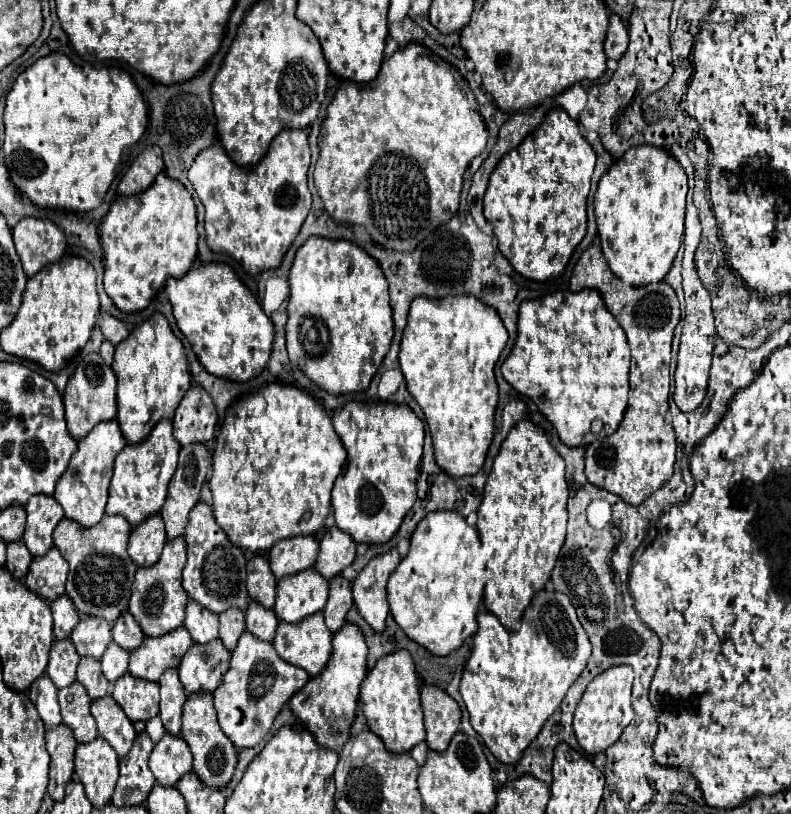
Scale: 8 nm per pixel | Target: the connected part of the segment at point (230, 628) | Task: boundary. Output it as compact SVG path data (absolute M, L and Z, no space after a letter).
M230 608L218 614L220 618L220 640L226 644L228 650L234 650L240 634L244 632L244 610Z

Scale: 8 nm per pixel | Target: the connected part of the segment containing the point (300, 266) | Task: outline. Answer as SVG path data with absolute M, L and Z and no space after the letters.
M310 236L292 262L286 346L290 362L330 394L362 392L390 350L394 320L380 264L348 240Z

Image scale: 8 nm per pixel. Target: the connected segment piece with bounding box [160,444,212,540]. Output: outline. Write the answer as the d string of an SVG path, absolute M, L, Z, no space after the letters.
M188 444L188 446L180 448L178 470L176 470L176 474L170 480L168 498L166 498L166 504L160 510L160 516L166 522L166 536L170 540L184 534L184 528L188 524L188 514L196 506L196 502L200 500L200 488L202 488L202 484L206 480L210 464L212 464L212 454L210 454L210 450L204 444Z

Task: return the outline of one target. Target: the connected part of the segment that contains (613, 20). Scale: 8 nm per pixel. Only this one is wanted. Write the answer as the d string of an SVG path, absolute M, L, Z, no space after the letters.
M610 16L610 26L604 42L604 52L612 60L620 60L628 48L628 26L624 24L622 18Z

